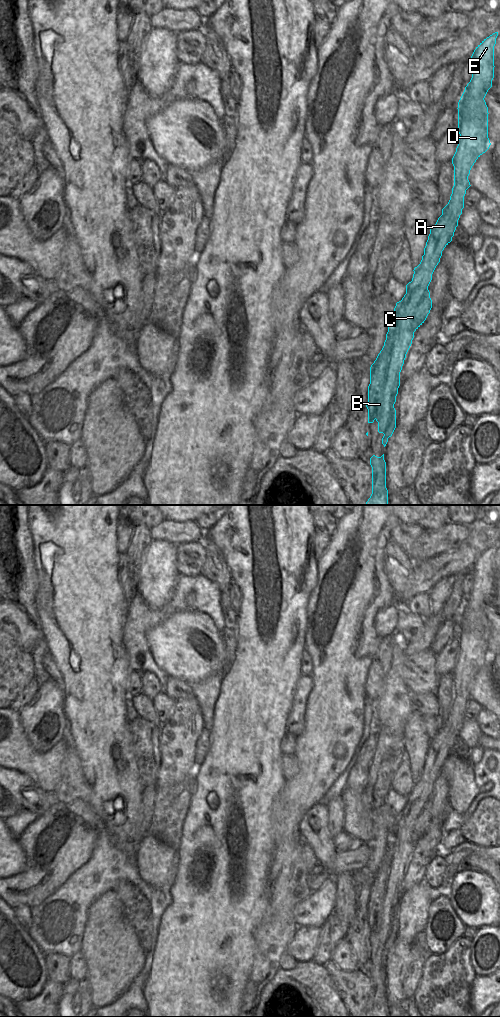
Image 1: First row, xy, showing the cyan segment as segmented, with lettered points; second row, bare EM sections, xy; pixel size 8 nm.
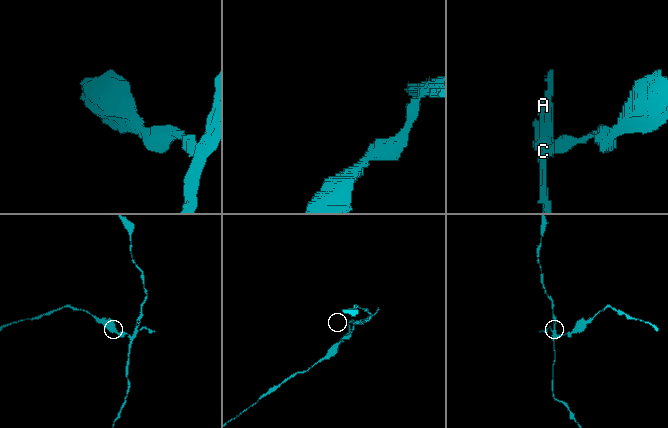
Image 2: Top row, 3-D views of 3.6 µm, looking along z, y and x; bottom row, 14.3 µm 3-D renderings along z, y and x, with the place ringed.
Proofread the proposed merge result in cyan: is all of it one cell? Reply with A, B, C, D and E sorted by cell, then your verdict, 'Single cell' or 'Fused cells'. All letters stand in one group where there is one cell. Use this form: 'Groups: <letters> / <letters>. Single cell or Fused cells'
Groups: A / B C D E. Fused cells

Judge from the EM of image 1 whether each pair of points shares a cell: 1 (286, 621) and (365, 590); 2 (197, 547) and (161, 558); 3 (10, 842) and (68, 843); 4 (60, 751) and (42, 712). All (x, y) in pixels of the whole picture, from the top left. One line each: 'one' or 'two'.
1: two
2: two
3: two
4: two

